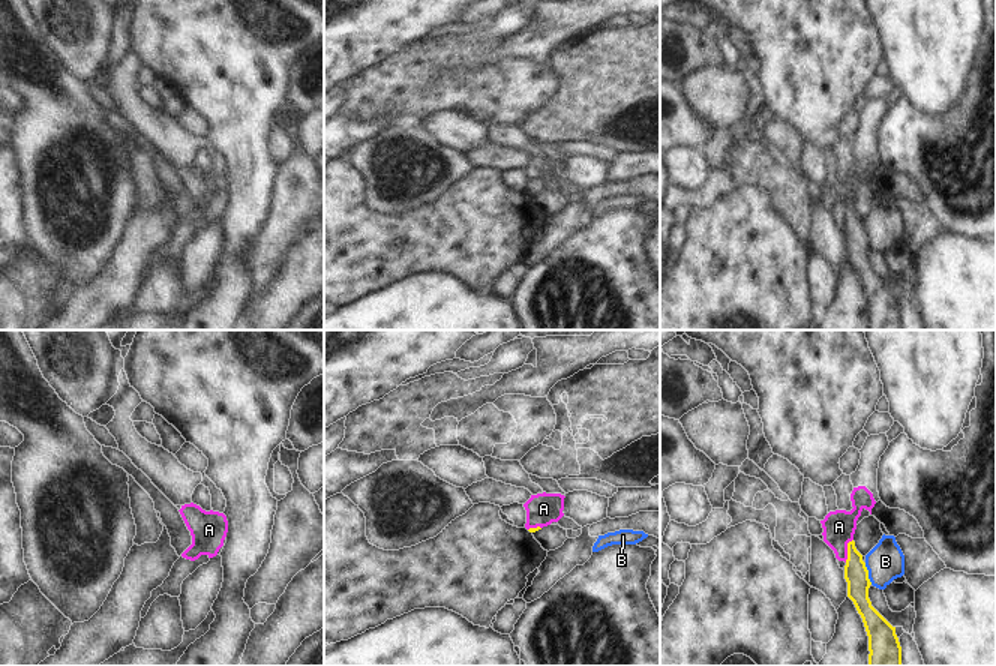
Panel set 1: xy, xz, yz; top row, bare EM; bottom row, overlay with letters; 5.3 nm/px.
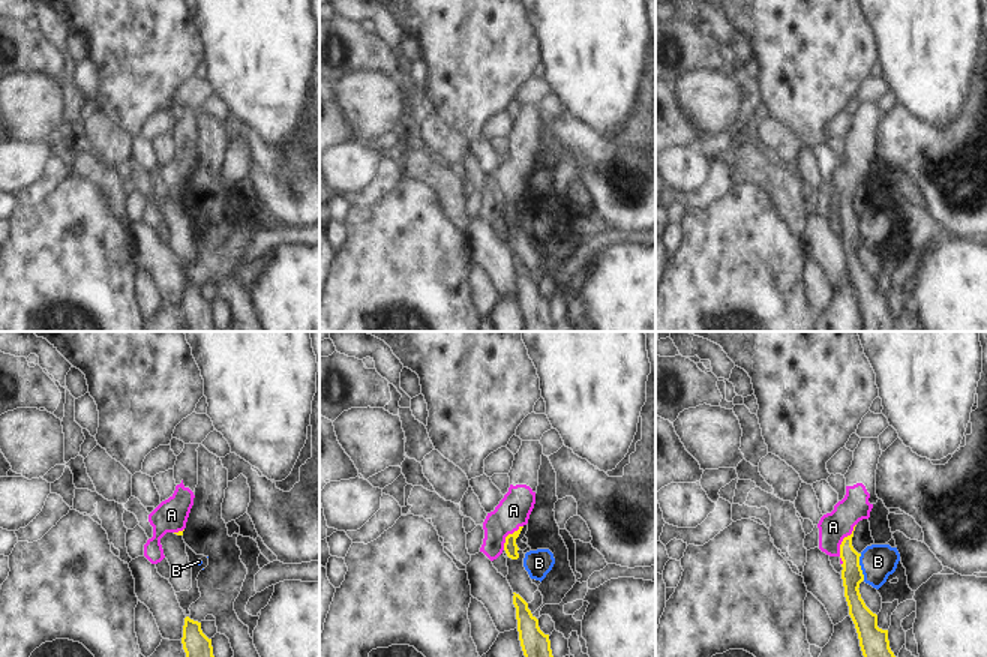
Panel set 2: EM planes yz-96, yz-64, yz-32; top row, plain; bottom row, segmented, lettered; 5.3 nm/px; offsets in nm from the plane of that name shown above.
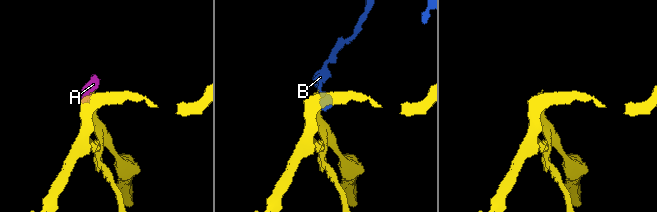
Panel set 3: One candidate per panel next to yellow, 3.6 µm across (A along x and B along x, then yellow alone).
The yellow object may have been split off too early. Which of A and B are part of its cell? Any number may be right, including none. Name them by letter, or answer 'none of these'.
A

